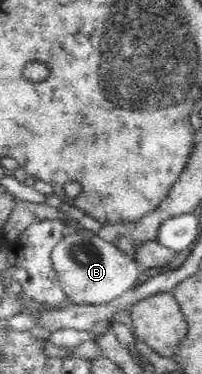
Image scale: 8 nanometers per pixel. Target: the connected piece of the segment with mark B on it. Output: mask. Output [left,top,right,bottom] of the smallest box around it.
[51,231,140,304]

